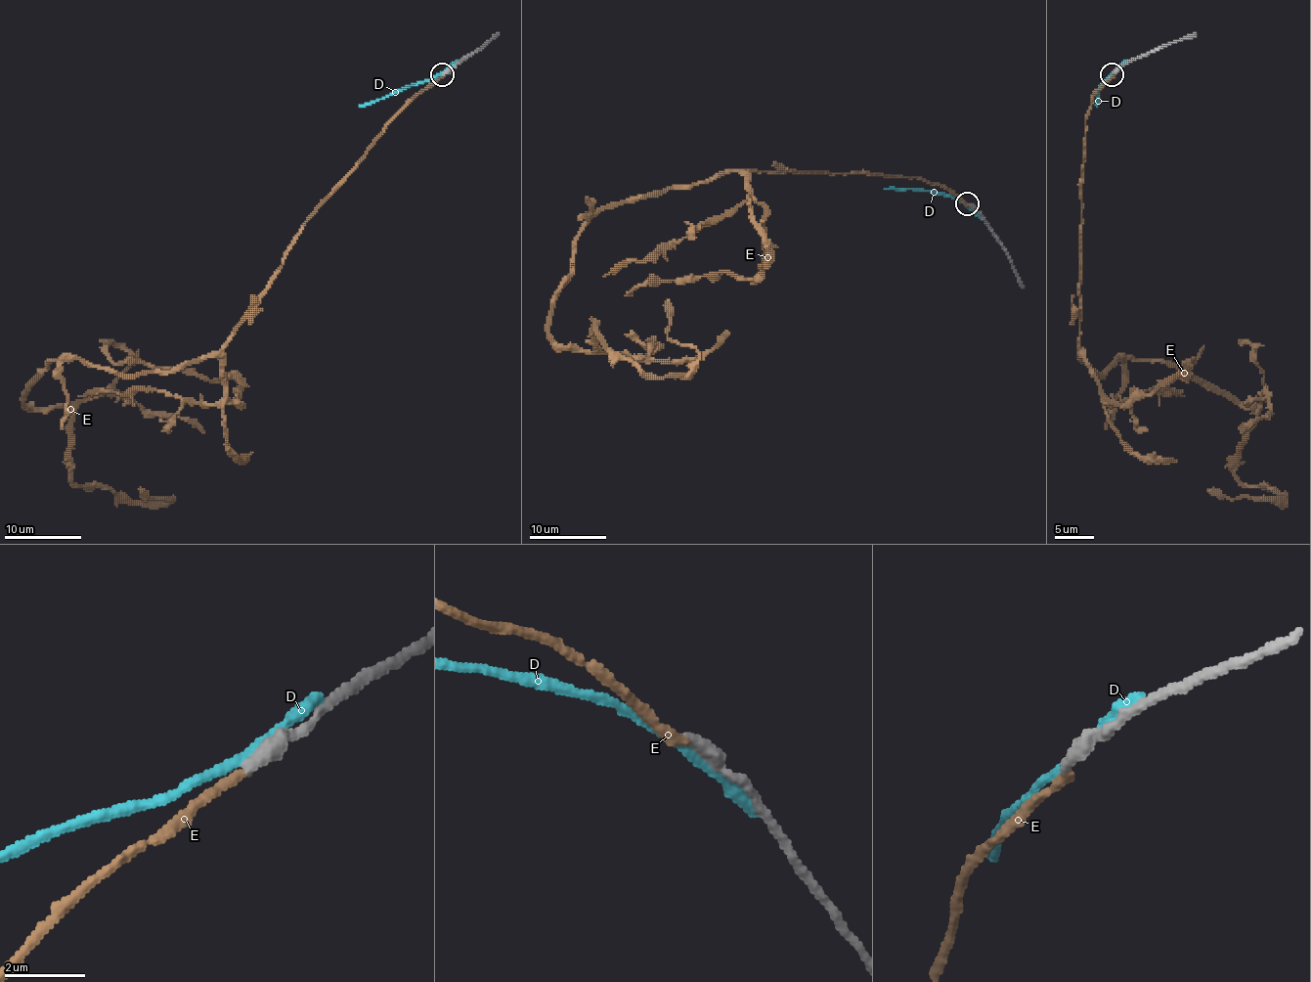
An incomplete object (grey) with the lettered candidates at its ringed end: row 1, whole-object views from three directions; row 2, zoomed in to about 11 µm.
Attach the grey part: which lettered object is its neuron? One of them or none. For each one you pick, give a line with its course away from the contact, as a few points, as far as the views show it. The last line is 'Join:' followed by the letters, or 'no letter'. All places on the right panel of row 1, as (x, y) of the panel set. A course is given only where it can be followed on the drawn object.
Join: no letter

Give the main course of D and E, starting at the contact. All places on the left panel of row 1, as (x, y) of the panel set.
D: (450, 67), (425, 81), (359, 107)
E: (444, 75), (217, 351), (120, 375), (51, 361), (23, 391), (68, 407), (70, 479), (173, 501), (142, 489)

